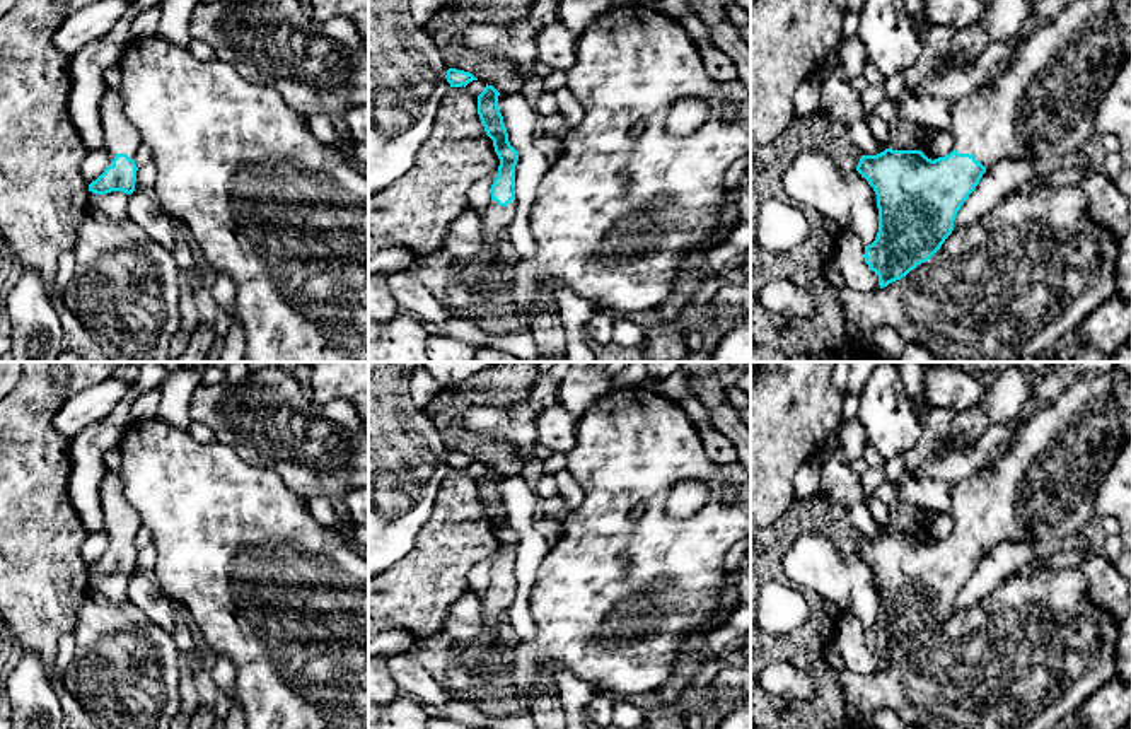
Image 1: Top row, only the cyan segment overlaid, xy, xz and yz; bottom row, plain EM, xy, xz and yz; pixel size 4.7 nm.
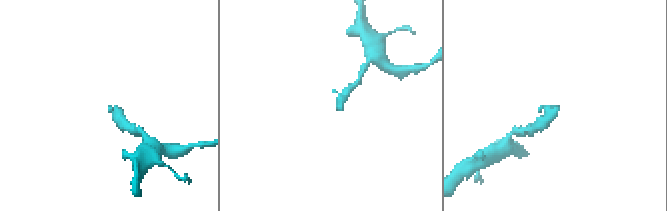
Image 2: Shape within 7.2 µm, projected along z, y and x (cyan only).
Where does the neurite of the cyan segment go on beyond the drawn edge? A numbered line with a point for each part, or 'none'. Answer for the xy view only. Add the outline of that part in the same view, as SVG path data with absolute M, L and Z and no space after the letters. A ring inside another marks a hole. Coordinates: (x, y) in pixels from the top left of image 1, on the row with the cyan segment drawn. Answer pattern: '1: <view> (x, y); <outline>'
1: xy (120, 135); M107 87L101 102L101 120L104 130L104 149L109 155L109 166L116 154L126 154L135 159L135 154L142 143L140 133L128 120L119 92Z

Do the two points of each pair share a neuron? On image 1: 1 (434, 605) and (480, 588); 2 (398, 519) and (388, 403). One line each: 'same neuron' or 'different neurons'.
1: different neurons
2: same neuron

